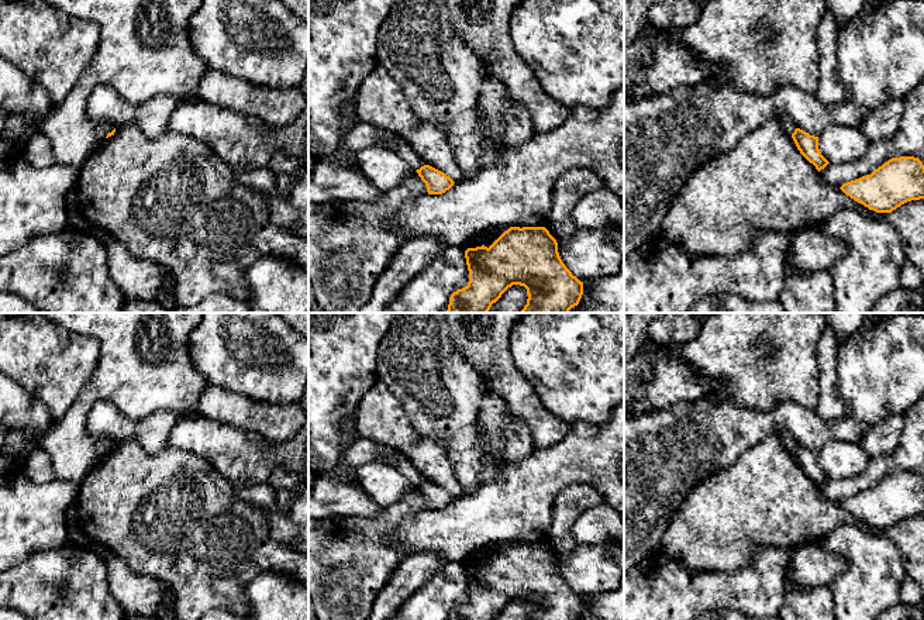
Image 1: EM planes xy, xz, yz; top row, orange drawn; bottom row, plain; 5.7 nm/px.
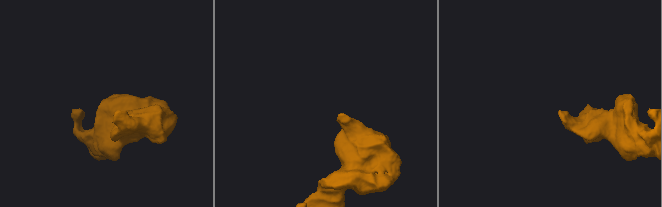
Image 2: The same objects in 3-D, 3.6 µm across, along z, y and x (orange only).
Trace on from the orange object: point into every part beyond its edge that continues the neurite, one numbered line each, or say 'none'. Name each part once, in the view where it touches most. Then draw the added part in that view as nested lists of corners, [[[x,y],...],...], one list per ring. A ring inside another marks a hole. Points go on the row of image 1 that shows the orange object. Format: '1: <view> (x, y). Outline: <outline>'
1: xy (102, 128). Outline: [[[100,121],[94,124],[94,132],[96,137],[103,141],[106,140],[107,134],[111,132],[116,127],[113,124],[108,124],[106,121]]]

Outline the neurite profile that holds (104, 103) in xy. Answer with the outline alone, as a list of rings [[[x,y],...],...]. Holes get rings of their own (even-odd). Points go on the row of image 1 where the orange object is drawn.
[[[97,85],[87,97],[86,113],[93,124],[106,121],[114,127],[135,125],[148,138],[156,138],[168,131],[176,106],[177,100],[170,94],[159,94],[145,103],[132,104],[114,89]]]

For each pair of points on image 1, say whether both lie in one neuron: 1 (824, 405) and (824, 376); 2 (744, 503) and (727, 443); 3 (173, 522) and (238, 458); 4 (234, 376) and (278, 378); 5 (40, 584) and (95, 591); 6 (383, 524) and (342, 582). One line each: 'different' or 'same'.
1: same
2: different
3: different
4: same
5: same
6: same

